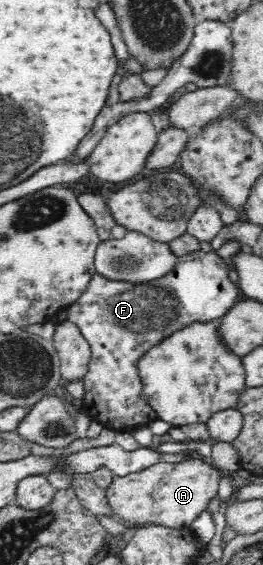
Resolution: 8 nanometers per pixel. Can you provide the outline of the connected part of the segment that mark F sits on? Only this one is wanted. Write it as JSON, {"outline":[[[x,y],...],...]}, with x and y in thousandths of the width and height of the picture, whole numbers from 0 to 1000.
{"outline":[[[764,441],[707,453],[673,455],[673,465],[650,481],[589,497],[475,501],[399,494],[384,485],[365,483],[308,522],[278,540],[255,545],[255,570],[300,581],[350,623],[335,648],[338,658],[316,673],[323,681],[316,726],[354,743],[441,765],[498,763],[593,742],[589,727],[555,708],[548,696],[544,676],[529,664],[529,635],[540,635],[570,616],[711,575],[840,566],[897,535],[920,529],[901,503],[871,496],[859,464],[817,444],[772,446]]]}

